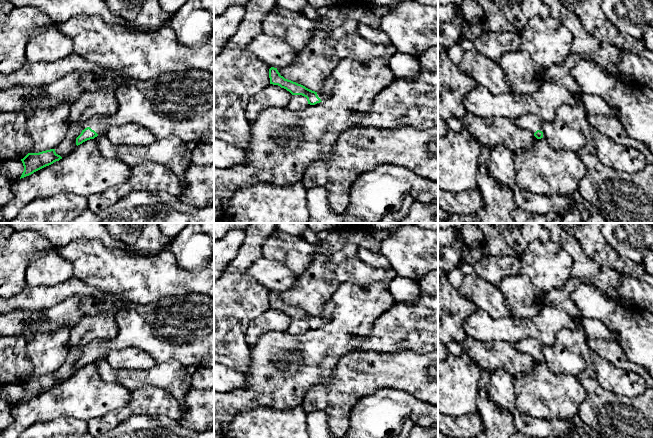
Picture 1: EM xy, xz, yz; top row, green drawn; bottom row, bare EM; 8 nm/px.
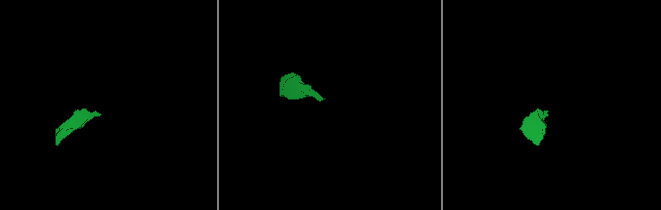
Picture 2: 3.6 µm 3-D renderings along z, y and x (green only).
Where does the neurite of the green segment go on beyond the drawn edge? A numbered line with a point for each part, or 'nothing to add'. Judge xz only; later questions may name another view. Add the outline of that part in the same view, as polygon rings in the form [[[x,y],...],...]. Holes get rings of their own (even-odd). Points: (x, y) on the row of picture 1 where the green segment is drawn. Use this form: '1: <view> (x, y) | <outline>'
1: xz (328, 84) | [[[330,75],[324,81],[323,90],[317,92],[317,95],[321,99],[321,101],[323,101],[331,96],[332,91],[333,91],[333,86],[334,86],[334,78]]]

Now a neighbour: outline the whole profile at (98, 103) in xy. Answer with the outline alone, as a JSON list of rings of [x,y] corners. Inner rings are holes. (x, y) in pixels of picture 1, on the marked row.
[[[108,89],[102,91],[87,92],[70,106],[70,127],[61,141],[55,148],[56,154],[62,158],[71,154],[76,148],[76,138],[82,132],[82,125],[93,116],[112,116],[118,110],[118,102],[115,91]]]

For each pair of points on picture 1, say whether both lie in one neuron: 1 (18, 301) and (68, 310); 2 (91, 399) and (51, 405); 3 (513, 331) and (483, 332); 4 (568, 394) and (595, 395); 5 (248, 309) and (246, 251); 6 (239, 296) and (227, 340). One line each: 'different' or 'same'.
1: different
2: same
3: same
4: different
5: same
6: same

